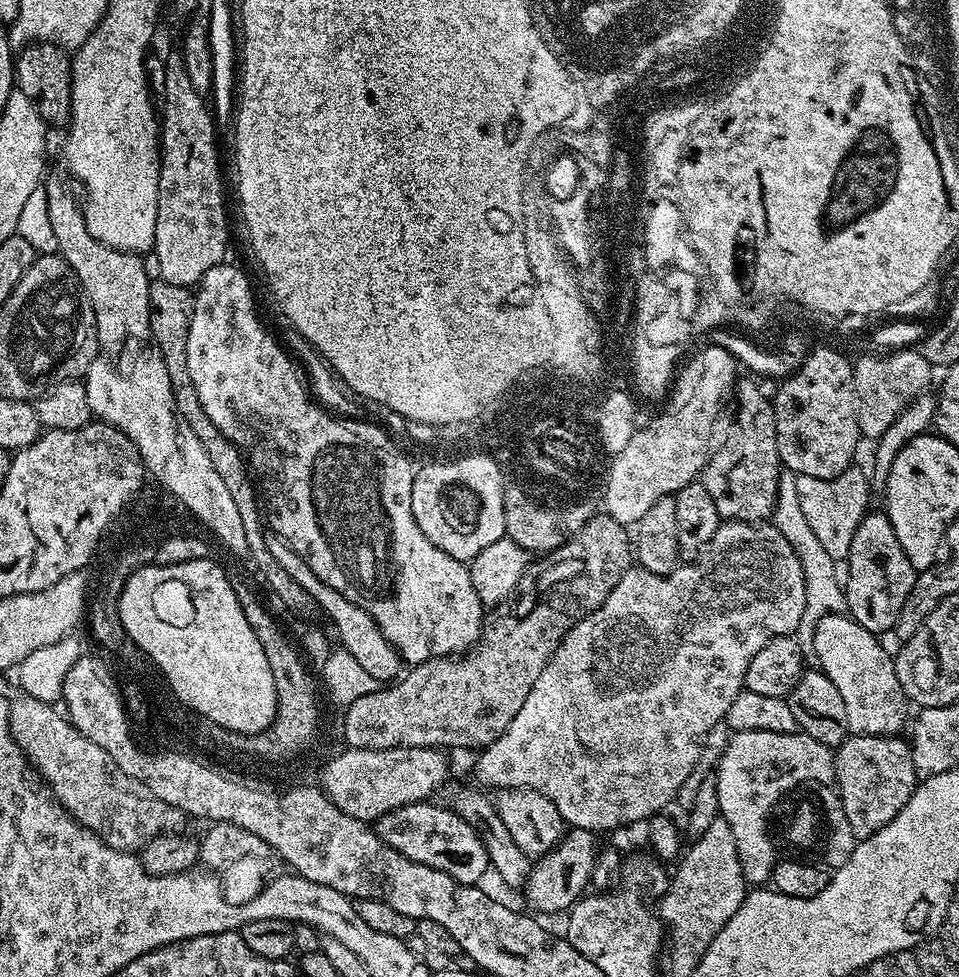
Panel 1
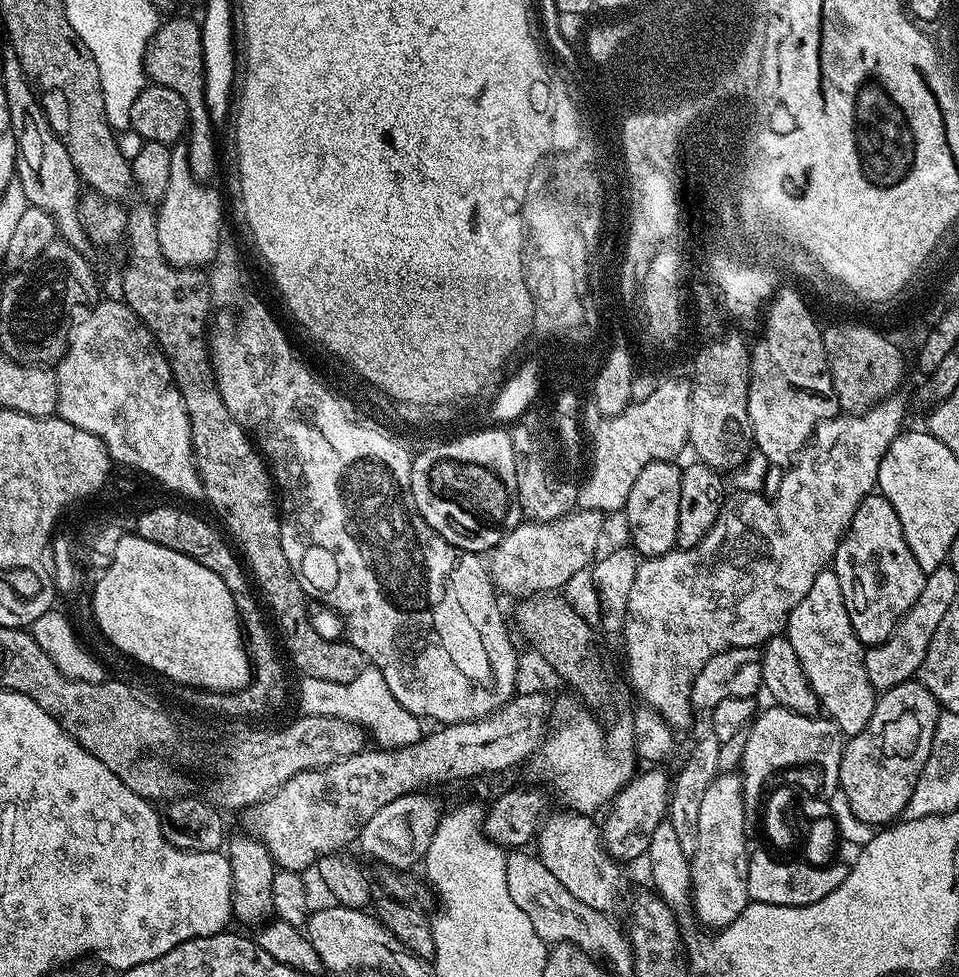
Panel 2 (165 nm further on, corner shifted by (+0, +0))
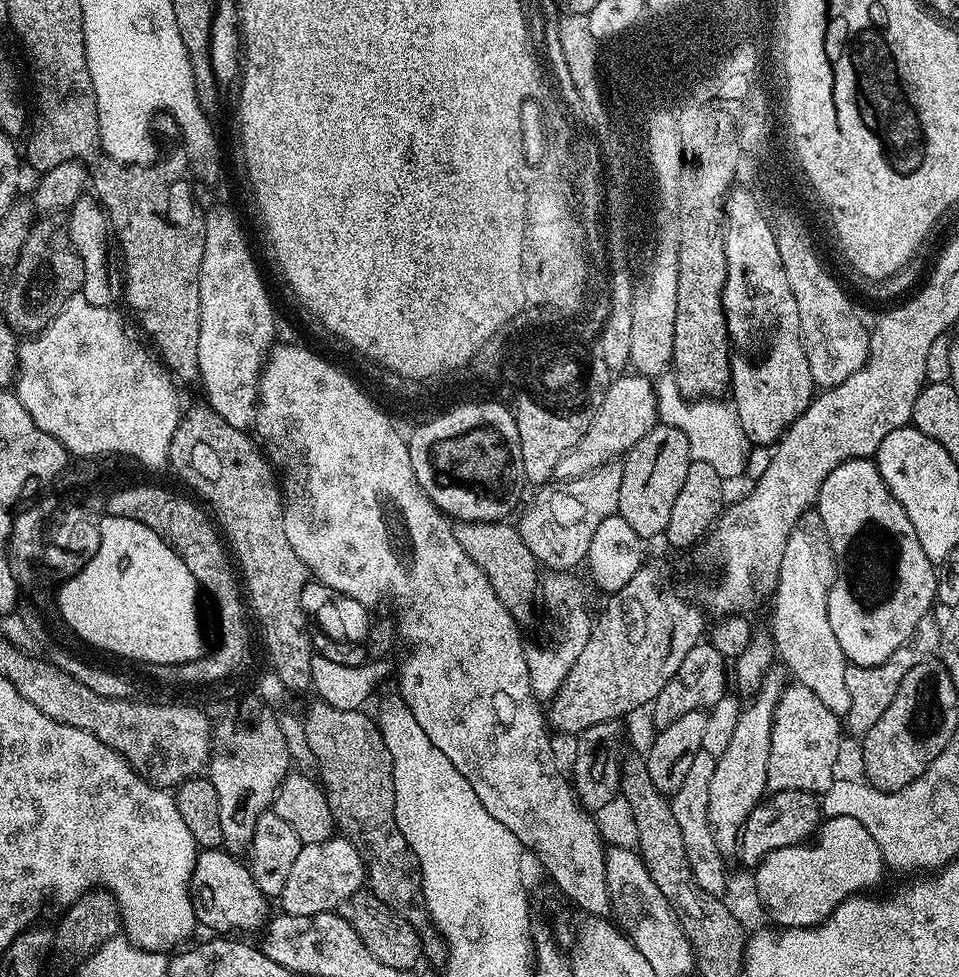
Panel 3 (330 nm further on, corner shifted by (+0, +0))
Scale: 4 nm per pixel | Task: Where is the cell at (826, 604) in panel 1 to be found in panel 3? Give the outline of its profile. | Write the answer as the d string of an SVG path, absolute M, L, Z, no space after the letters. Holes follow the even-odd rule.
M668 372L658 376L655 385L659 423L674 426L686 434L693 460L710 463L710 466L725 480L742 475L752 446L746 438L742 422L739 421L736 406L722 398L687 400L678 390L676 379Z

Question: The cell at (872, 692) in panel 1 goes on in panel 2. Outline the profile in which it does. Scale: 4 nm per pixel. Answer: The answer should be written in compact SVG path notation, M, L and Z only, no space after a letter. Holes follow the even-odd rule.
M825 566L820 571L818 578L814 578L814 586L810 586L810 594L794 606L788 616L786 635L790 646L794 646L794 654L798 654L798 662L802 662L802 670L806 670L806 678L820 699L827 719L845 737L862 731L866 722L870 722L870 714L874 714L878 693L870 678L866 678L866 648L850 626L842 586L838 582L838 574L831 567Z

